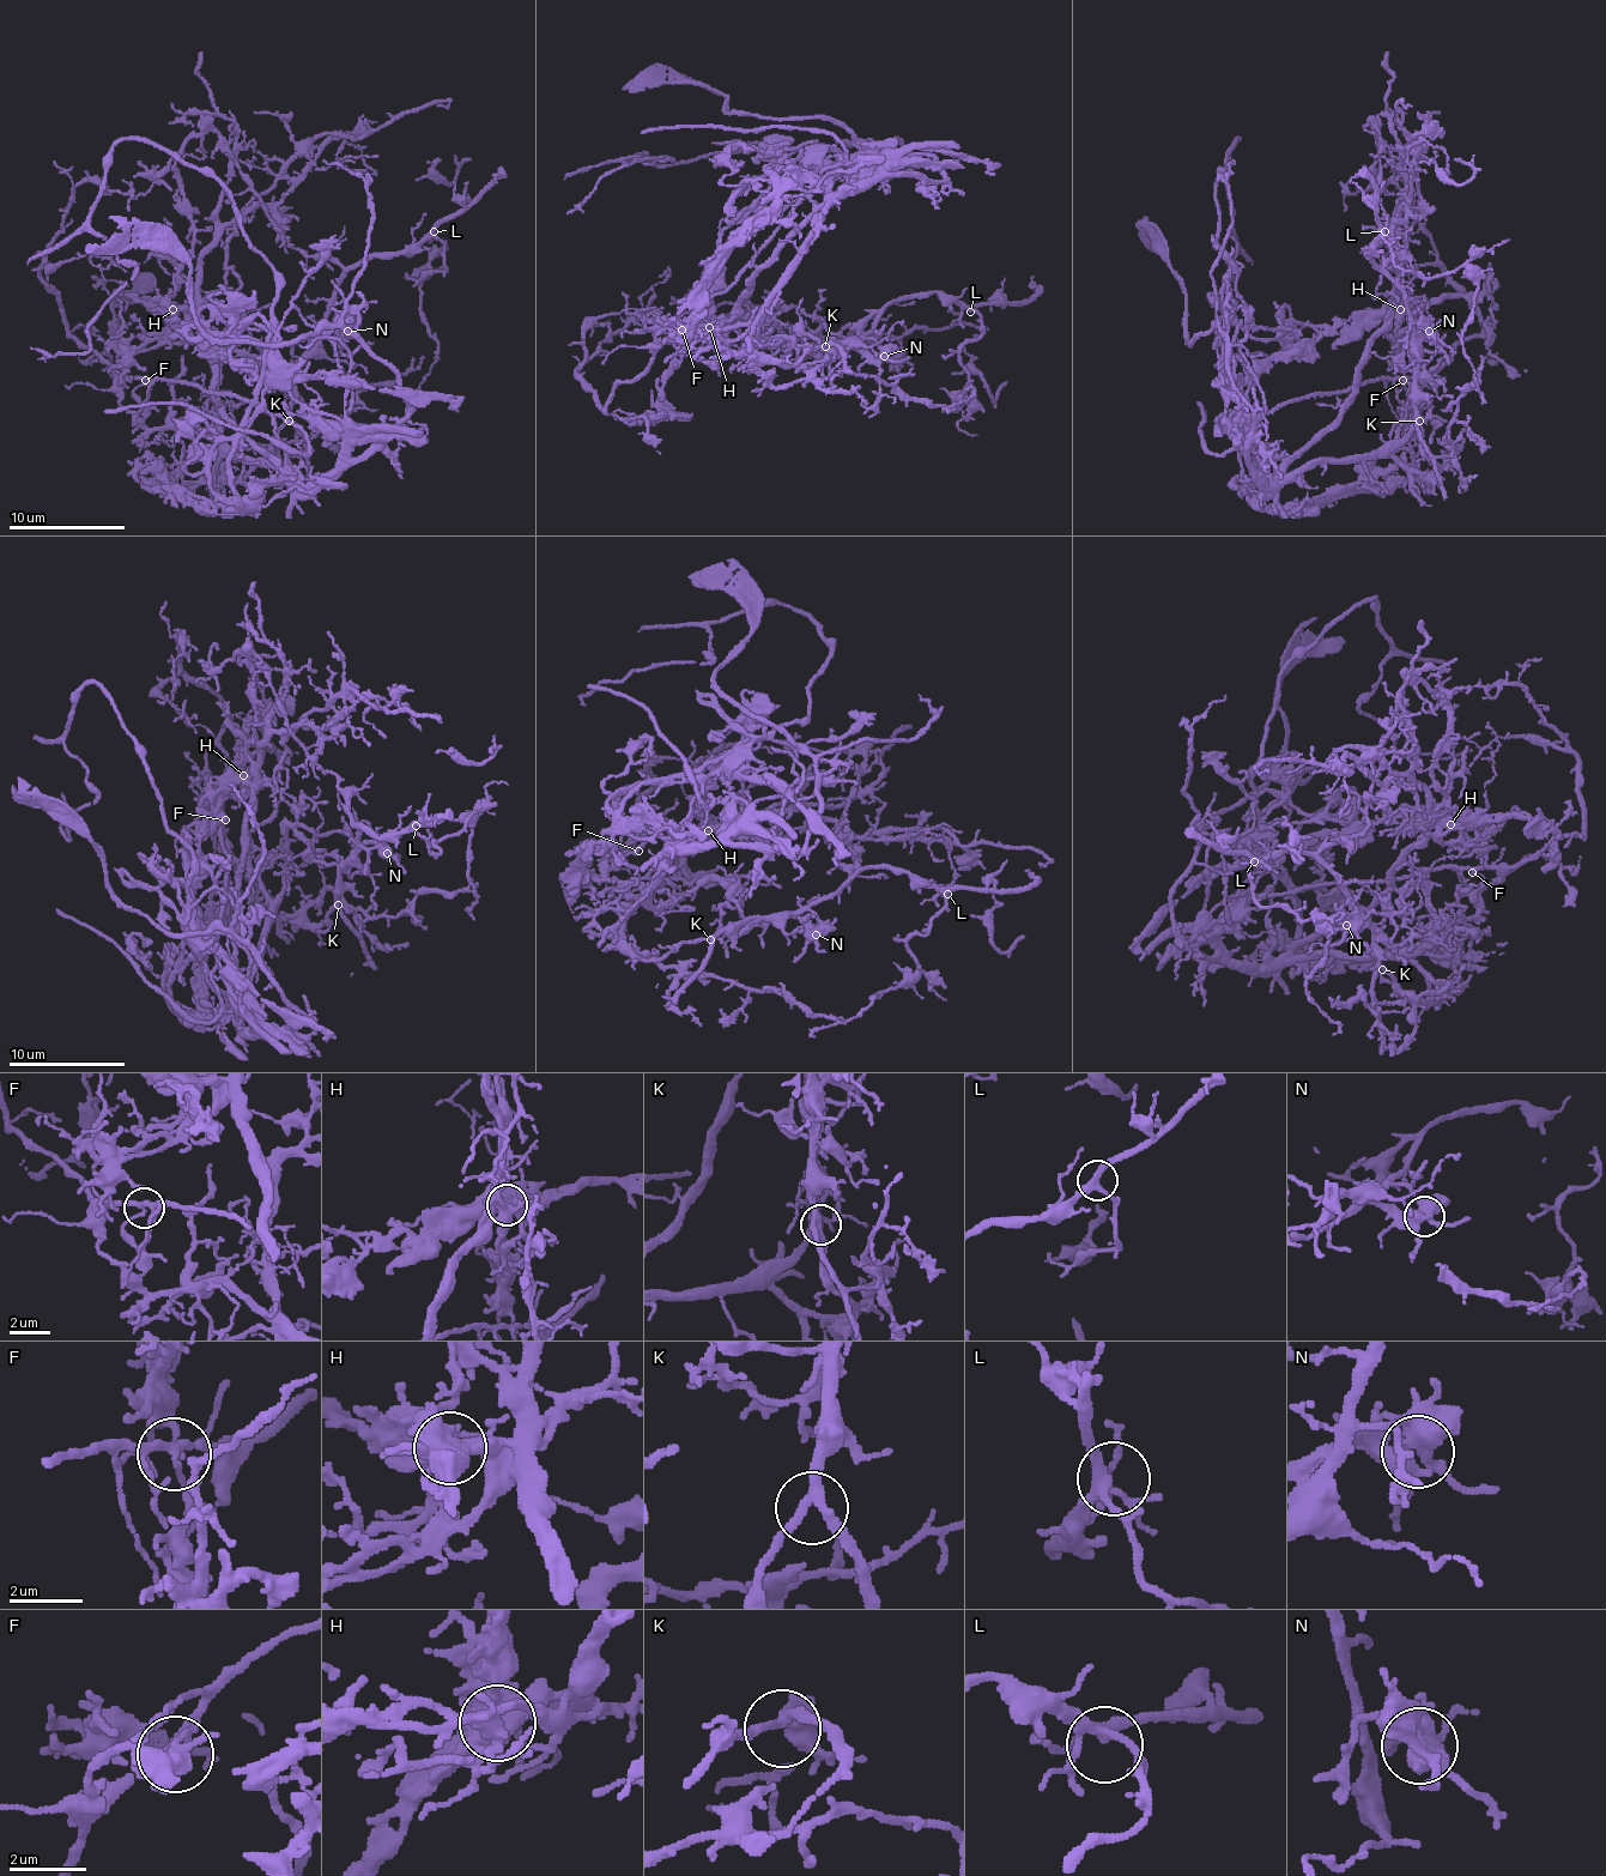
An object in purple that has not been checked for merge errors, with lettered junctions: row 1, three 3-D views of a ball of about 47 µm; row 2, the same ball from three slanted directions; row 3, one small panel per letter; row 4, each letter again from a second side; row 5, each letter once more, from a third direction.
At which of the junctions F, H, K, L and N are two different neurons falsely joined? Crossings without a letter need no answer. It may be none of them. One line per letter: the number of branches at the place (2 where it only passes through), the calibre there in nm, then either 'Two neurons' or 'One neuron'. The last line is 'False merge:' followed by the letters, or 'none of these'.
F: Branches: 3. Thickness 220 nm. Two neurons
H: Branches: 3. Thickness 550 nm. Two neurons
K: Branches: 3. Thickness 240 nm. One neuron
L: Branches: 4. Thickness 280 nm. One neuron
N: Branches: 4. Thickness 480 nm. Two neurons
False merge: F, H, N

